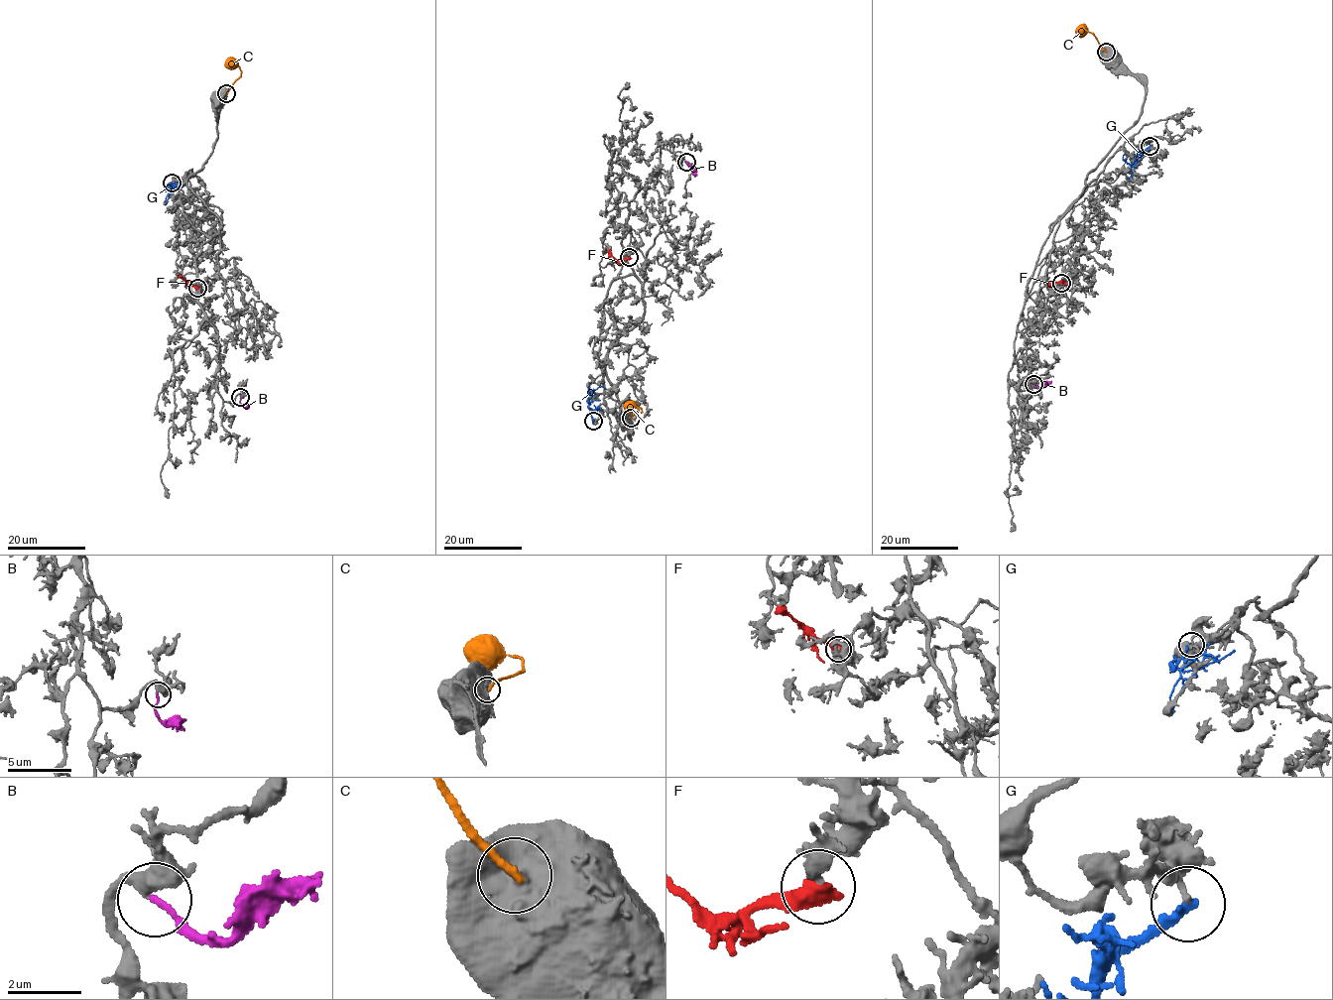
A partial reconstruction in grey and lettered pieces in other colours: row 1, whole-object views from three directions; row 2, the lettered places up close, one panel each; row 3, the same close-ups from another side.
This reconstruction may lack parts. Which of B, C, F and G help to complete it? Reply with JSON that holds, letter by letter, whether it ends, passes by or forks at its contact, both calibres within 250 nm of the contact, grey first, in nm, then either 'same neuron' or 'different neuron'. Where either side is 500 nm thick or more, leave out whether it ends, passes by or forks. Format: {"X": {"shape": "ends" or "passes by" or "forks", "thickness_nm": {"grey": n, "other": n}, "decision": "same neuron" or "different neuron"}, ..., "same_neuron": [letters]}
{"B": {"shape": "ends", "thickness_nm": {"grey": 320, "other": 170}, "decision": "same neuron"}, "C": {"thickness_nm": {"grey": 900, "other": 200}, "decision": "different neuron"}, "F": {"thickness_nm": {"grey": 360, "other": 550}, "decision": "different neuron"}, "G": {"shape": "ends", "thickness_nm": {"grey": 170, "other": 280}, "decision": "different neuron"}, "same_neuron": ["B"]}

